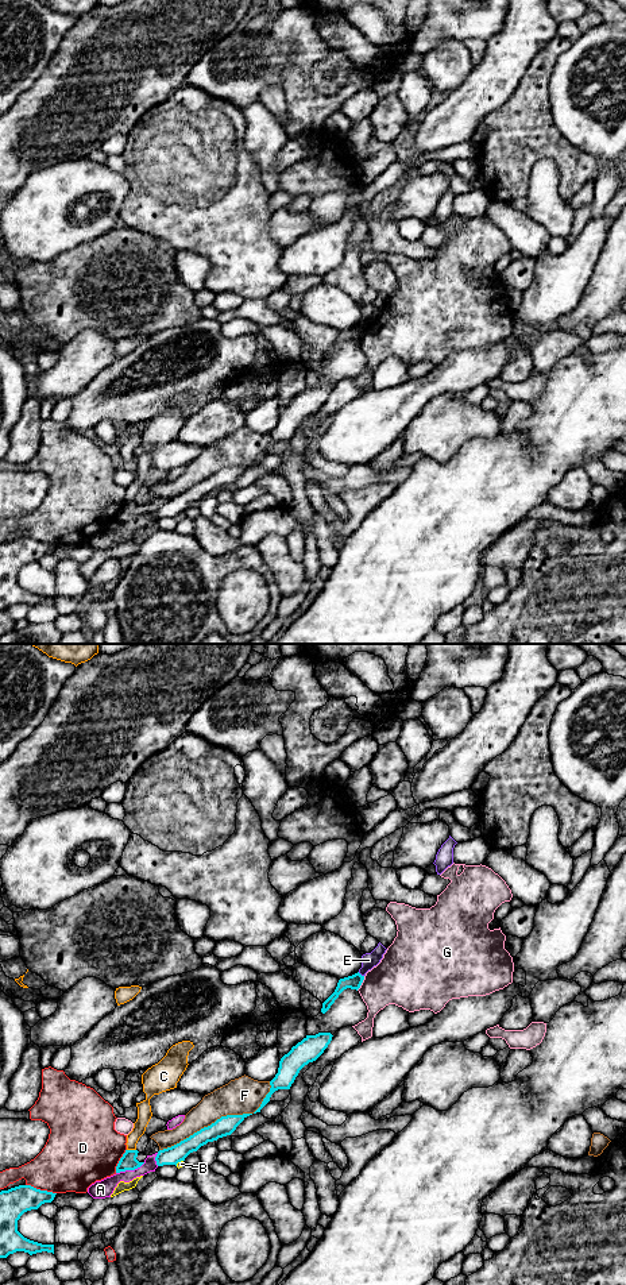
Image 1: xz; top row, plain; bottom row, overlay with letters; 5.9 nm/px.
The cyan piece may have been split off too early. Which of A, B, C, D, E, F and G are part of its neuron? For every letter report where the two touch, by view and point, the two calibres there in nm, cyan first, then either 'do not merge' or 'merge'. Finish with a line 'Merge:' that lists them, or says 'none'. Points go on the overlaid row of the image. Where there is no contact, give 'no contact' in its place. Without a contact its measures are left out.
A: contact xz (130, 1169); calibres 100 and 110 nm; do not merge
B: contact xz (178, 1161); calibres 110 and 40 nm; do not merge
C: contact xz (131, 1150); calibres 100 and 90 nm; do not merge
D: contact xz (39, 1189); calibres 170 and 360 nm; do not merge
E: contact xz (359, 973); calibres 90 and 90 nm; do not merge
F: contact xz (221, 1116); calibres 120 and 220 nm; do not merge
G: contact xz (362, 981); calibres 90 and 340 nm; do not merge
Merge: none

